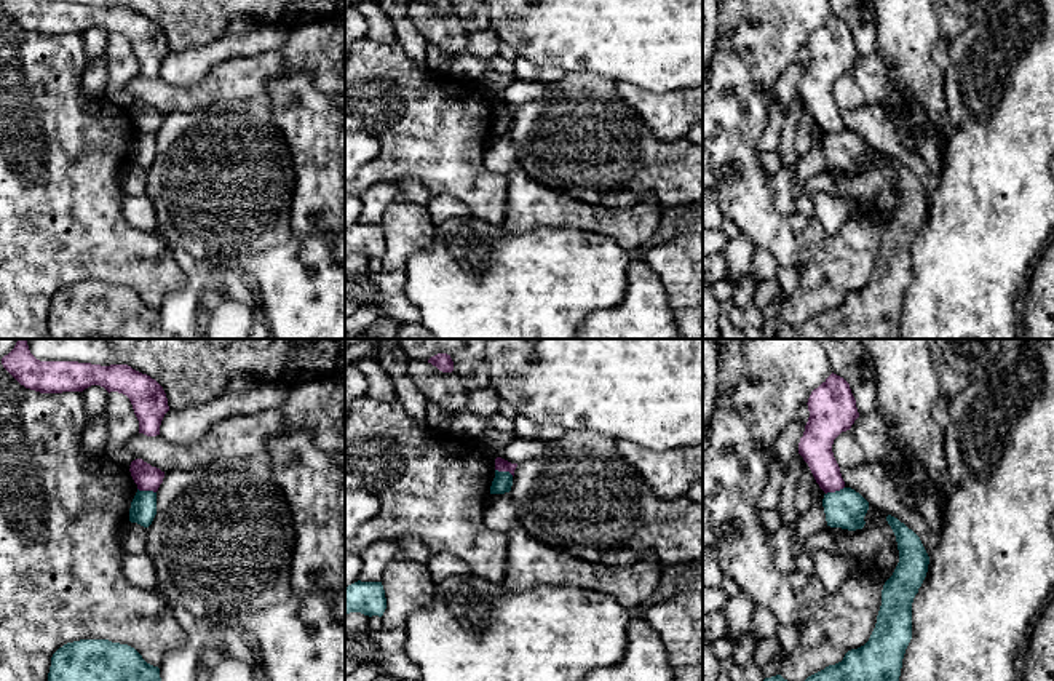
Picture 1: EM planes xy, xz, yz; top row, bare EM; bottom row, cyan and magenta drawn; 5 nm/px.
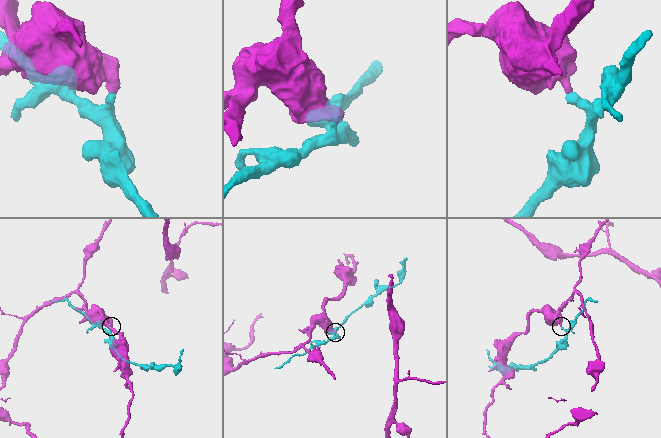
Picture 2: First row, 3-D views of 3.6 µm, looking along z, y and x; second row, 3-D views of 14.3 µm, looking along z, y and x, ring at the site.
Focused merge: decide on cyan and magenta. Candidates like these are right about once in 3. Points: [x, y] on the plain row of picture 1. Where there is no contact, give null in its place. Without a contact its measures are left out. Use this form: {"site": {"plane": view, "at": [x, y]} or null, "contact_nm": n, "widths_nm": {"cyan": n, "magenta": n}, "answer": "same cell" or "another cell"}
{"site": {"plane": "xy", "at": [147, 133]}, "contact_nm": 100, "widths_nm": {"cyan": 130, "magenta": 130}, "answer": "another cell"}

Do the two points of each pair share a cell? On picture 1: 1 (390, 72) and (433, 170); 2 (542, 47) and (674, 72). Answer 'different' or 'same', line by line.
1: same
2: same

